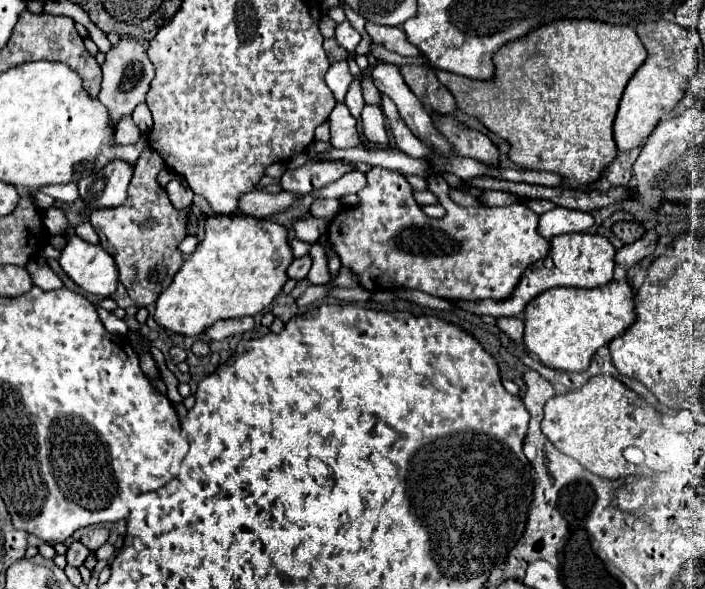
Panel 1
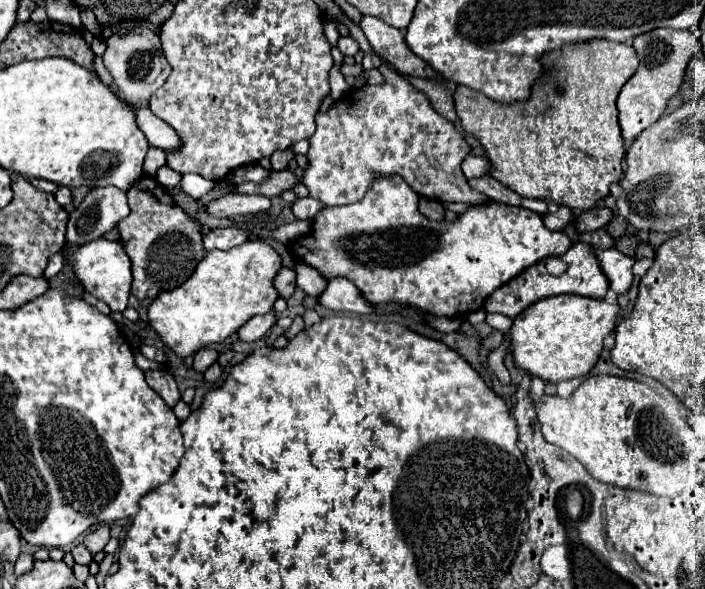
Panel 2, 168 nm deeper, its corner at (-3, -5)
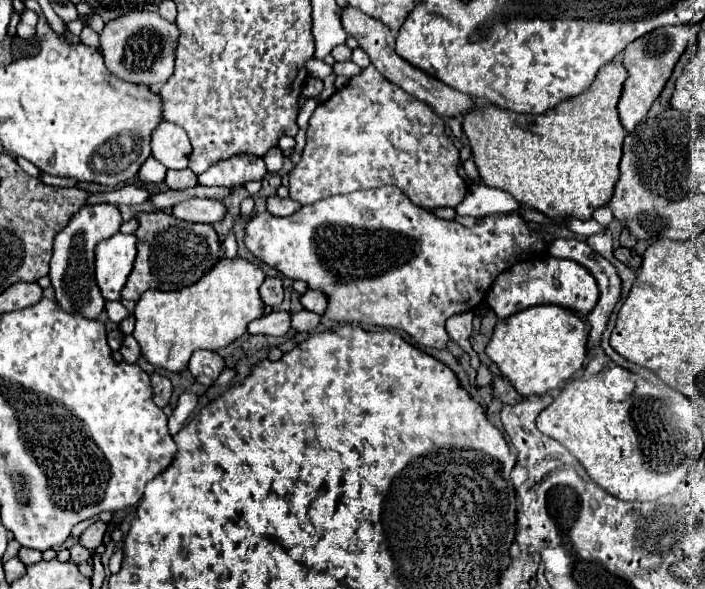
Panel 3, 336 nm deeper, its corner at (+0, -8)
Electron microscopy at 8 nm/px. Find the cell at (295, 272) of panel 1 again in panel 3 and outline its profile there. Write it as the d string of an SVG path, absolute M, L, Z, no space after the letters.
M265 278L265 282L259 288L259 294L261 294L261 300L267 306L277 308L283 300L283 282L281 282L281 278Z

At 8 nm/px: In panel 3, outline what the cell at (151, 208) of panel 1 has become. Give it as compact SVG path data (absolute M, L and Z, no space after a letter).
M163 210L143 212L137 216L137 220L137 258L127 278L127 284L121 290L121 298L125 300L137 302L145 290L179 290L189 284L195 284L221 260L221 242L211 224L193 224L177 220Z

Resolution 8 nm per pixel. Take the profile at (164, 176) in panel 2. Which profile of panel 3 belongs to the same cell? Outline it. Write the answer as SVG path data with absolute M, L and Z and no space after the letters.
M185 168L185 170L167 170L165 184L169 188L179 190L179 188L187 188L187 186L197 186L199 182L197 182L197 176L189 168Z

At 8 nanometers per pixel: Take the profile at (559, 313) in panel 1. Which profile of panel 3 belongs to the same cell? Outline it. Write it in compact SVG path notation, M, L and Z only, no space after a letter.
M535 306L499 320L485 346L485 354L519 396L541 396L571 380L573 374L583 368L587 356L587 332L589 326L573 312L561 306Z

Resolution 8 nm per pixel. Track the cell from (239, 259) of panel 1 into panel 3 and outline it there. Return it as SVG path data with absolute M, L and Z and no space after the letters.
M223 258L209 276L203 276L197 284L175 290L147 290L135 304L135 330L133 336L141 346L141 356L159 368L169 372L183 372L195 350L219 350L235 342L247 332L247 324L263 316L263 300L259 286L265 274L249 260Z

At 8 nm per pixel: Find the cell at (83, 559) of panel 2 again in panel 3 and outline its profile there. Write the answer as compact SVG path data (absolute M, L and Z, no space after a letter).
M81 544L71 546L71 562L75 562L75 564L83 564L83 562L87 562L89 558L91 558L91 552L89 552L87 548L83 548Z

